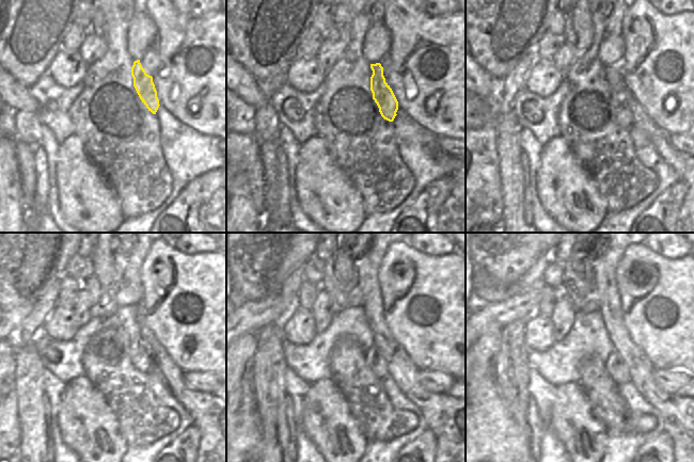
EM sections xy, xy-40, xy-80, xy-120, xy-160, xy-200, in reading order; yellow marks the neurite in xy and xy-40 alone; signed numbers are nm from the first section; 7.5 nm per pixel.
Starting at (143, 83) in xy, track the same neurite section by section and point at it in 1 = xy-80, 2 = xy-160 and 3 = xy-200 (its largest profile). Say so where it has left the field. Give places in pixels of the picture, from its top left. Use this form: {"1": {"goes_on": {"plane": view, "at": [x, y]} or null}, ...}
{"1": {"goes_on": {"plane": "xy-80", "at": [621, 101]}}, "2": {"goes_on": {"plane": "xy-160", "at": [375, 362]}}, "3": {"goes_on": {"plane": "xy-200", "at": [615, 366]}}}

